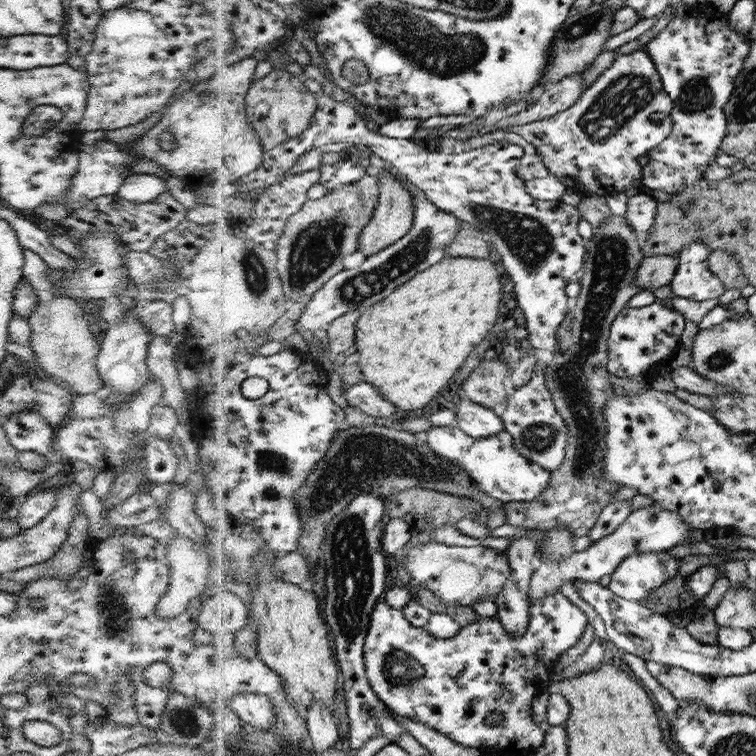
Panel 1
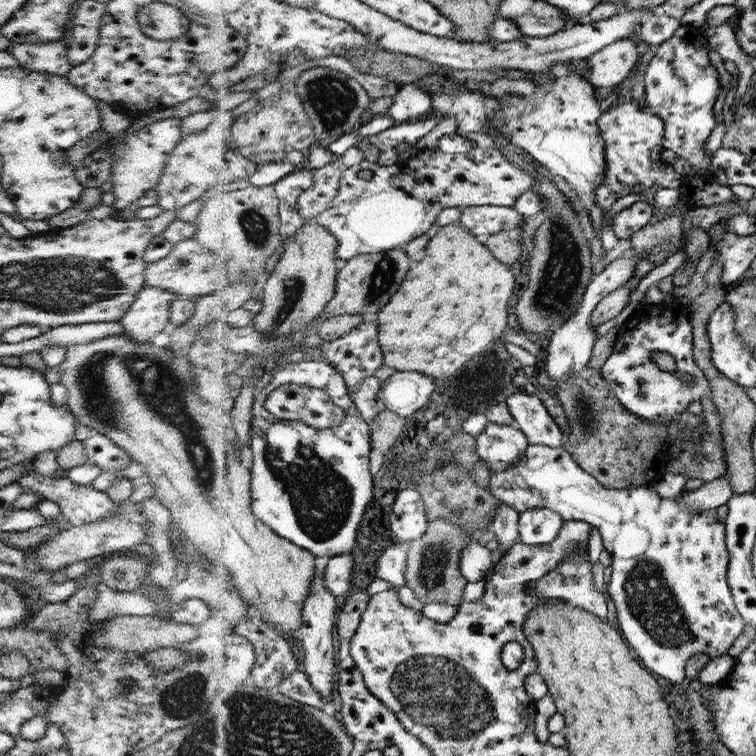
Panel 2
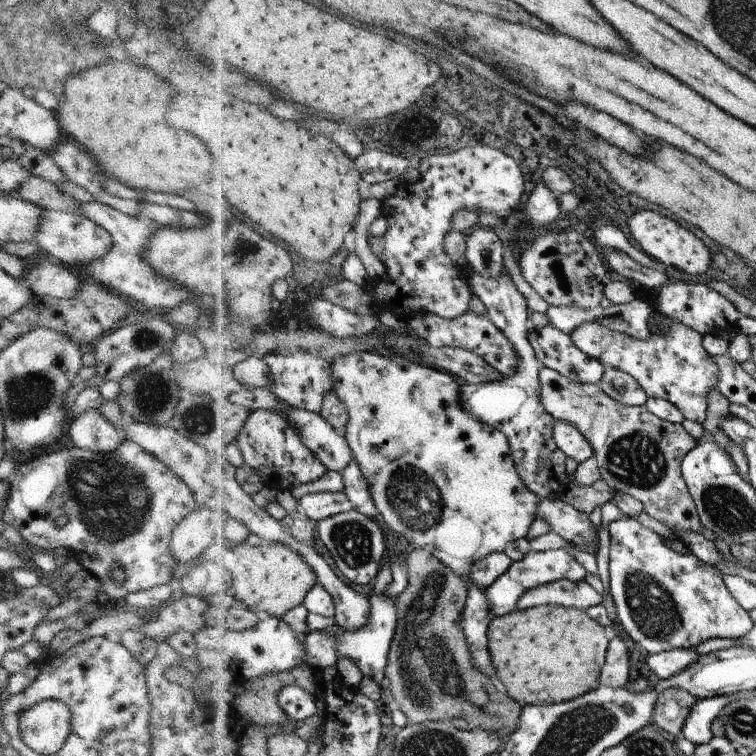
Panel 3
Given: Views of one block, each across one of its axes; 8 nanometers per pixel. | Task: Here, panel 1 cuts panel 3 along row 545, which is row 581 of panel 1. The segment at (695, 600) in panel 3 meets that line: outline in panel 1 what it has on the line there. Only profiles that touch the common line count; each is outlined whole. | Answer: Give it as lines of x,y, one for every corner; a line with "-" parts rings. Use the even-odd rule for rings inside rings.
671,549
660,550
660,552
644,551
626,556
614,574
612,574
612,581
608,588
620,598
648,606
648,597
652,590
664,585
668,579
676,576
676,571
680,567
682,558
672,557
670,551

